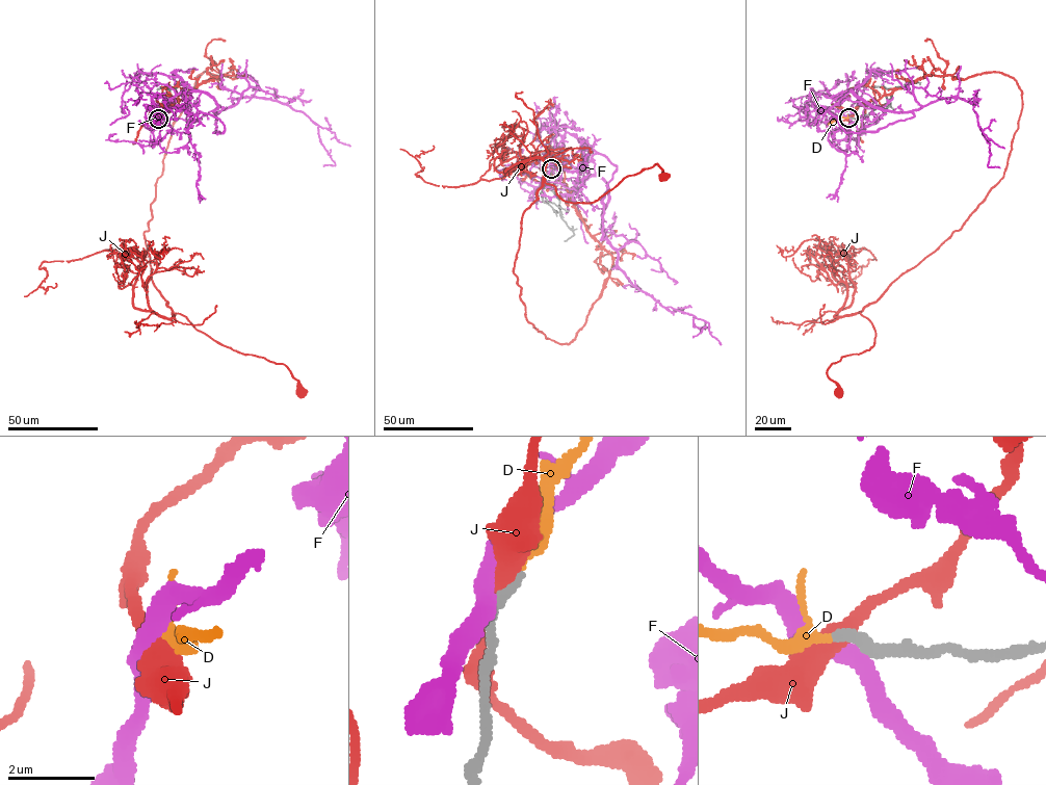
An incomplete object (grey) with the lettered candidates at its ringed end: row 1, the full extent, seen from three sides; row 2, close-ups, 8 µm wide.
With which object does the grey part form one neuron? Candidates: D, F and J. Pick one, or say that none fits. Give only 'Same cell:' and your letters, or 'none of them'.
Same cell: D

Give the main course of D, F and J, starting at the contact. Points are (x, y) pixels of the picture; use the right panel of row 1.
D: (848, 118), (838, 118), (827, 124)
F: (850, 118), (859, 130), (884, 110), (962, 98), (990, 145), (988, 166), (1000, 167)
J: (850, 118), (931, 74), (1001, 72), (1021, 92), (1001, 179), (857, 313), (874, 340), (829, 367), (839, 392)

